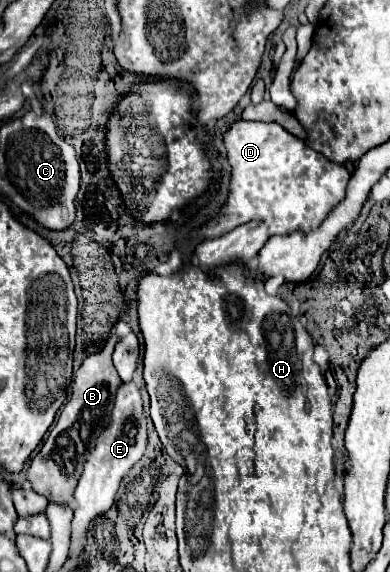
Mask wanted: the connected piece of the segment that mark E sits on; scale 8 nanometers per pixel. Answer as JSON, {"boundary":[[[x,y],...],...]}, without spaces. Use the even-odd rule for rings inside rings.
{"boundary":[[[121,382],[111,412],[111,424],[97,436],[95,448],[85,460],[85,470],[75,488],[75,518],[69,556],[77,556],[85,546],[85,532],[97,516],[103,516],[115,500],[123,476],[141,460],[147,448],[147,416],[143,414],[143,398],[135,382]]]}

